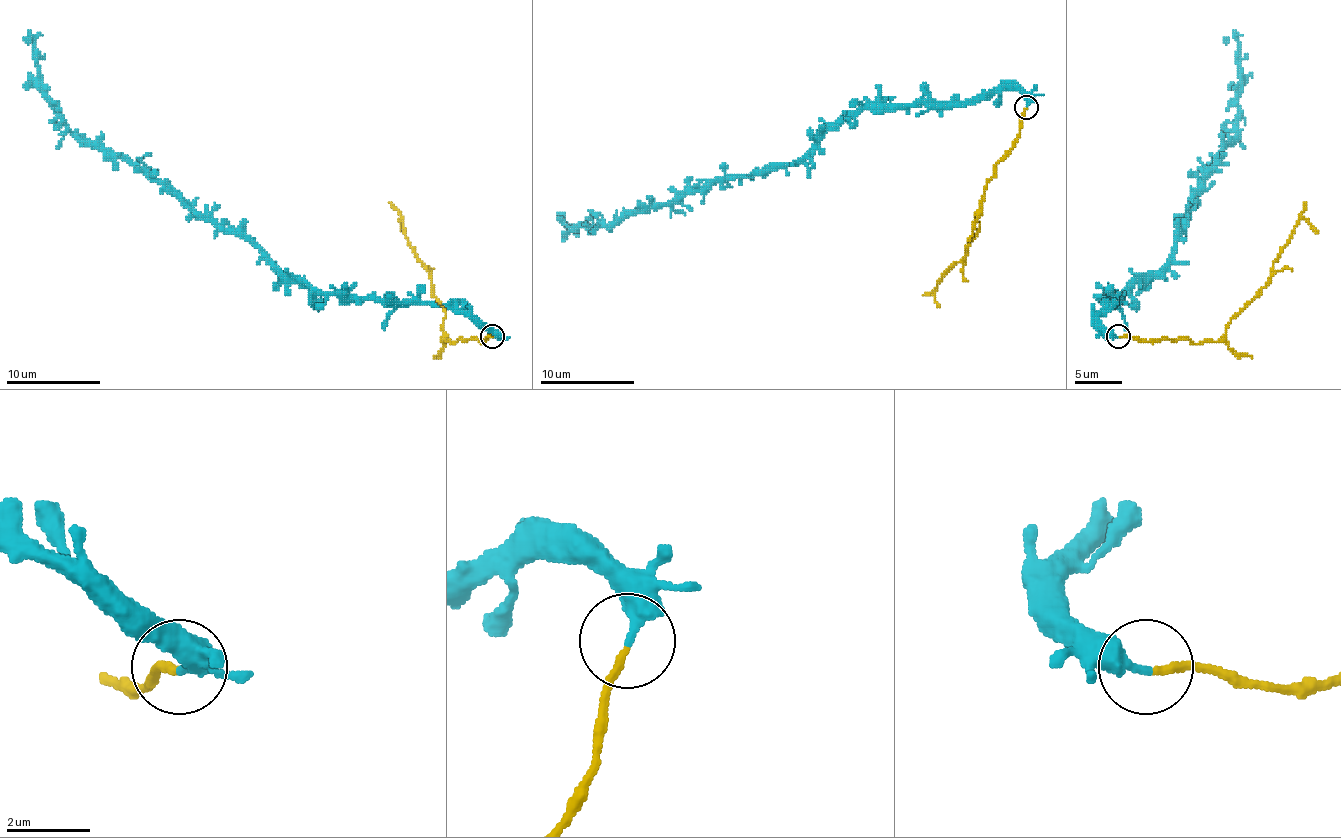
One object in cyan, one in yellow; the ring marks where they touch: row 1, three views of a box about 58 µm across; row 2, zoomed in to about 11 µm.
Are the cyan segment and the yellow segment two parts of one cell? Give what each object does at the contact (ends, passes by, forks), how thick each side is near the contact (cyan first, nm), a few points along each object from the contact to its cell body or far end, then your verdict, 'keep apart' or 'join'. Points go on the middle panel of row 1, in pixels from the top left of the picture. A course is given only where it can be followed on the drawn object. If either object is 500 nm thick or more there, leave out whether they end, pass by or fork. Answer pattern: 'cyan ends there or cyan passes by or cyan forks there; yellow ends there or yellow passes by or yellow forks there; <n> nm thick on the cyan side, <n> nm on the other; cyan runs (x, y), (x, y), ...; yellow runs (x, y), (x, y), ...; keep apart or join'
cyan ends there; yellow ends there; 340 nm thick on the cyan side, 170 nm on the other; cyan runs (1027, 106), (1003, 87), (873, 106), (845, 113), (774, 170), (727, 175), (609, 224), (569, 227), (562, 215); yellow runs (1027, 109), (1017, 142), (987, 184), (977, 215), (979, 231), (965, 257), (937, 283), (939, 307); keep apart

